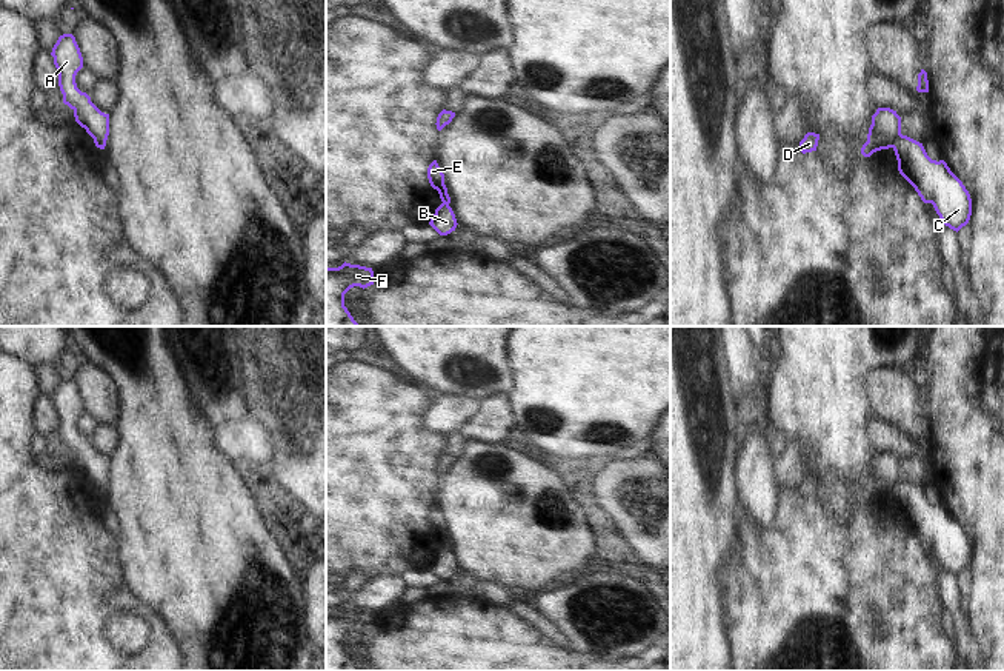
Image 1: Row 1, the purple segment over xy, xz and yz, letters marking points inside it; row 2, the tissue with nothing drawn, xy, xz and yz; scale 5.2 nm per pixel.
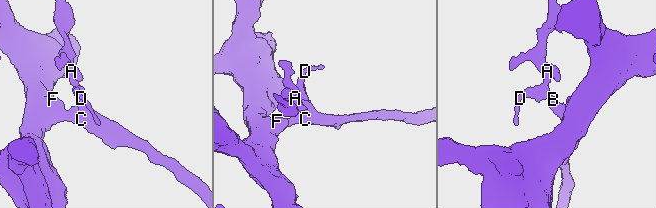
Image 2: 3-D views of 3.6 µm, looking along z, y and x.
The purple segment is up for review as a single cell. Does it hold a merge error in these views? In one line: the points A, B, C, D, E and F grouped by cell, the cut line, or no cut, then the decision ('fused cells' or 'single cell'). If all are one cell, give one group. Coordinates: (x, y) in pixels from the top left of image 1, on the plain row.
A D E / B C F; cut in yz along (901, 479), (892, 491); fused cells

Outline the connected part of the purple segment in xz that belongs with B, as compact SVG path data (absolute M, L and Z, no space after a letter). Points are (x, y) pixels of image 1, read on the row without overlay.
M440 549L435 554L434 562L431 563L429 569L440 579L447 580L457 573L457 563L450 551Z

